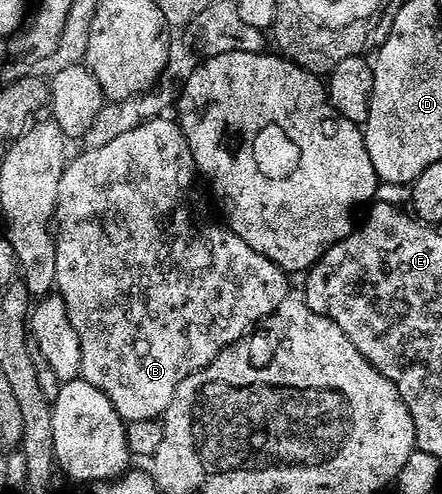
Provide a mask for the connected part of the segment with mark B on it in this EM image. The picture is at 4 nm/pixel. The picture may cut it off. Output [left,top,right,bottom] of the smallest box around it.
[52,118,290,421]

